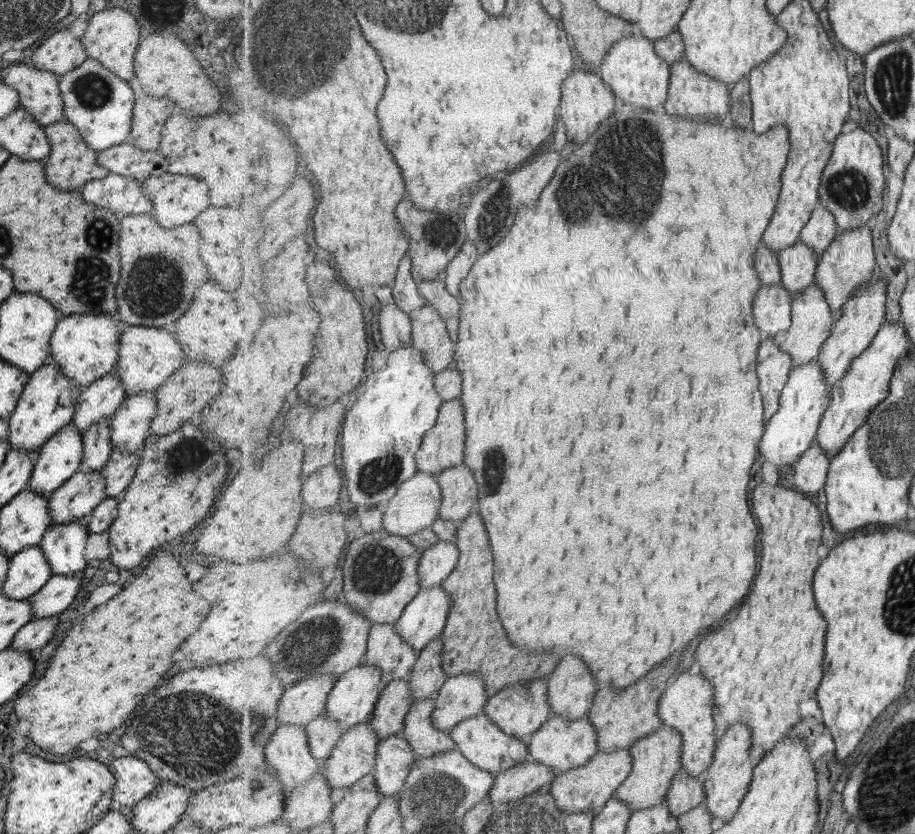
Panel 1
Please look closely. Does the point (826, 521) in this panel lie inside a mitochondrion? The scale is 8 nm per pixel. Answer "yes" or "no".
no

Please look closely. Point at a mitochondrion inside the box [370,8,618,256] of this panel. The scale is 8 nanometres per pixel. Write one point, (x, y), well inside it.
(496, 210)

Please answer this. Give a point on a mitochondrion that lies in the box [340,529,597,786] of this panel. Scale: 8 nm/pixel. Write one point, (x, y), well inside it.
(379, 570)

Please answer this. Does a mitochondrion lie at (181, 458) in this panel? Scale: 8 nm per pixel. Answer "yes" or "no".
yes

